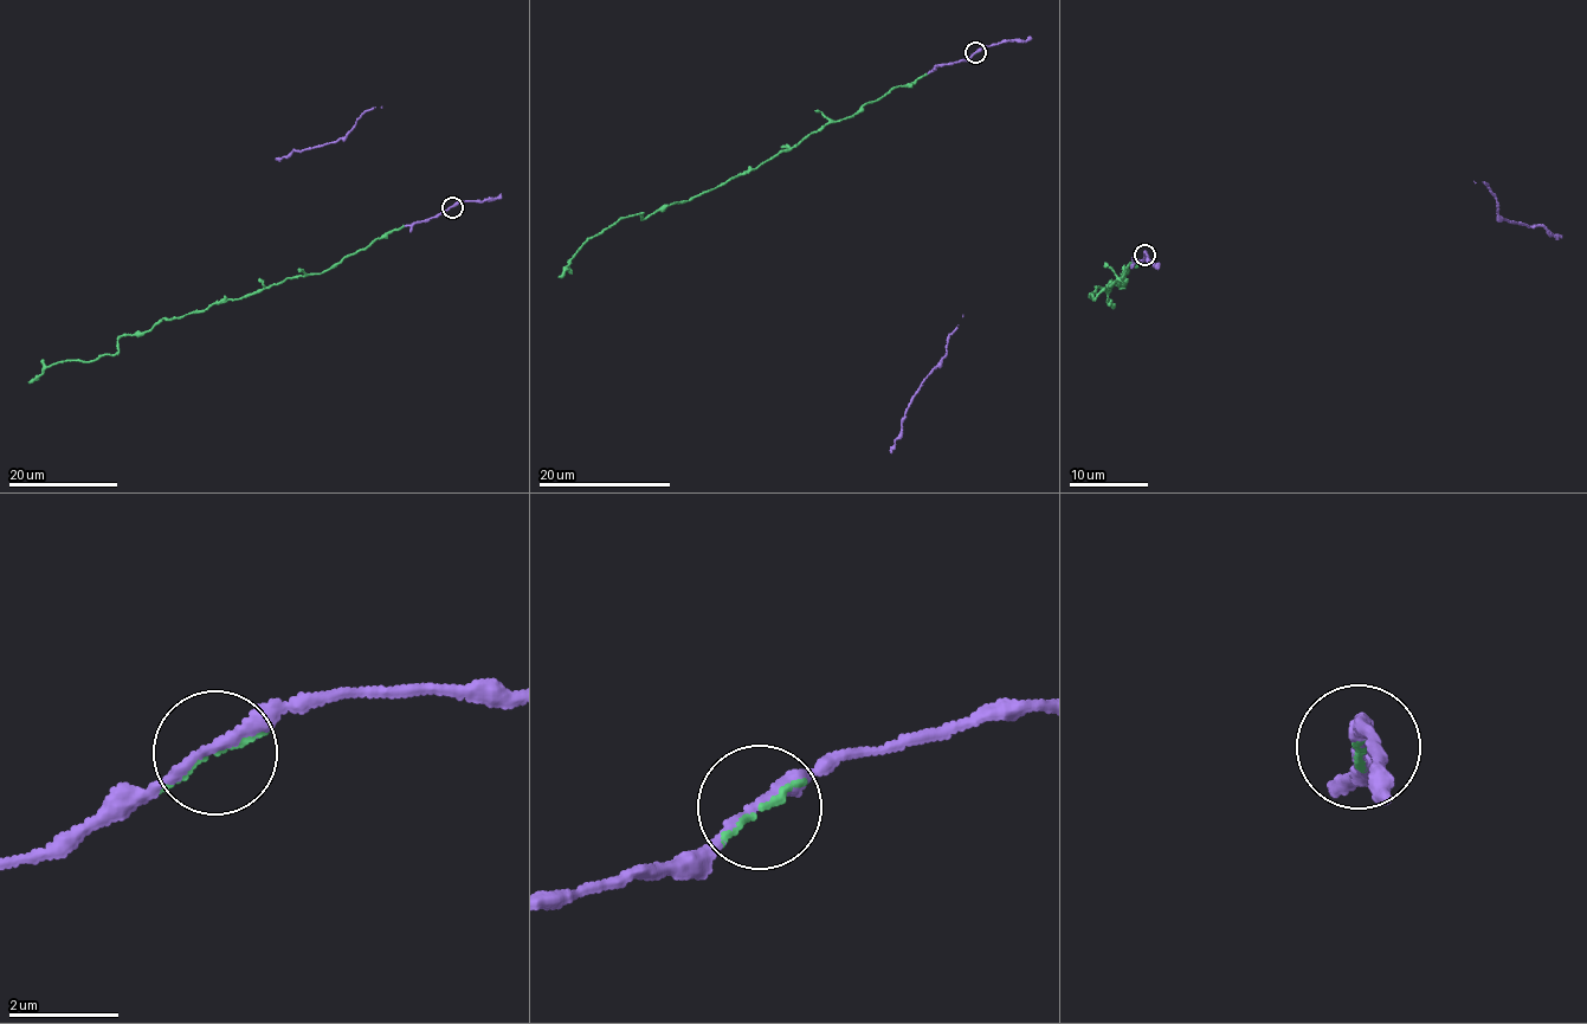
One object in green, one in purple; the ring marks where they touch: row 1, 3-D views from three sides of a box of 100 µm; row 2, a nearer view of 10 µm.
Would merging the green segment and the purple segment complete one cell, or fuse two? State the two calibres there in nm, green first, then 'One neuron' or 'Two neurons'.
Thickness 100 nm (green) against 190 nm. One neuron

